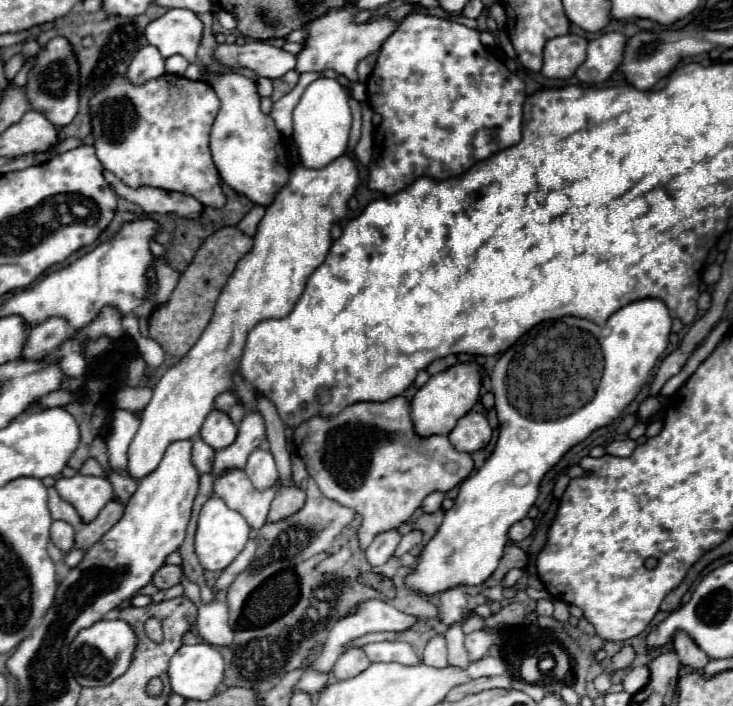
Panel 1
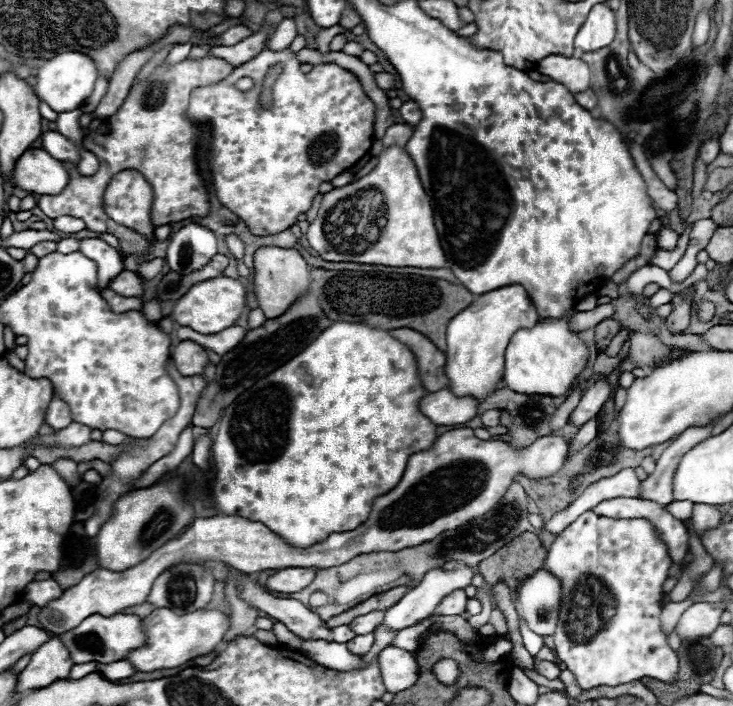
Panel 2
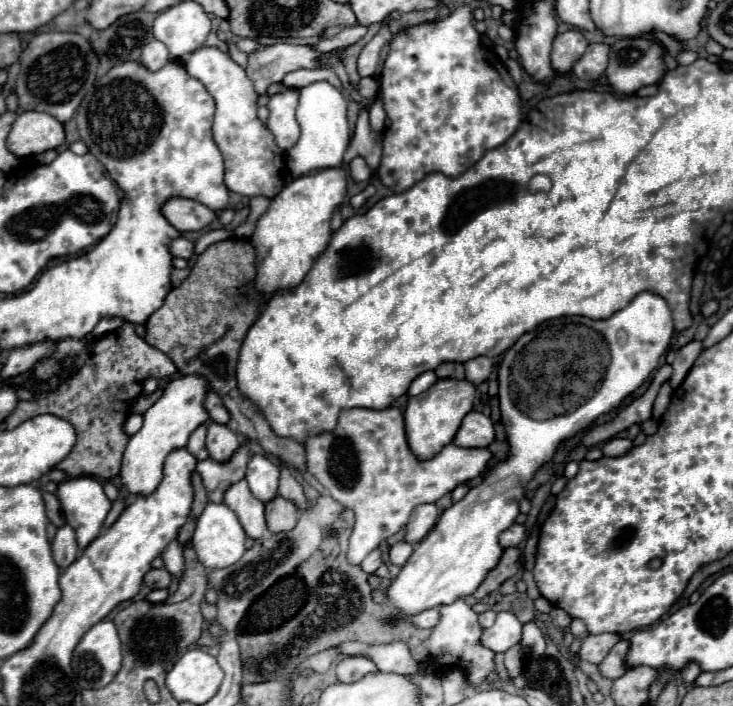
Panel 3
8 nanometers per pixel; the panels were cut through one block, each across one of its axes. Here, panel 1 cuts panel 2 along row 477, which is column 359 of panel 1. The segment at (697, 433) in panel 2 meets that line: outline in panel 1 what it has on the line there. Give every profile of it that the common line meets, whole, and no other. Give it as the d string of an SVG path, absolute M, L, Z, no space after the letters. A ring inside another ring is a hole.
M350 648L348 652L344 652L338 658L332 674L336 676L336 680L348 680L348 678L354 678L360 672L364 672L368 666L370 666L370 660L362 652L362 648Z

